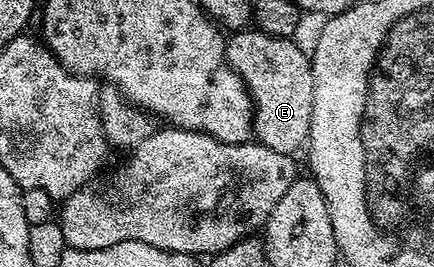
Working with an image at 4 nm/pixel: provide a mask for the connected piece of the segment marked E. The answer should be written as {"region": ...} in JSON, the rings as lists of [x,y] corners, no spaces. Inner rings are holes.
{"region":[[[236,30],[227,37],[224,59],[244,79],[244,87],[252,95],[252,131],[255,139],[278,154],[292,156],[308,142],[310,122],[314,114],[314,74],[312,61],[307,51],[296,45],[297,41],[282,36],[271,36],[259,30]]]}

